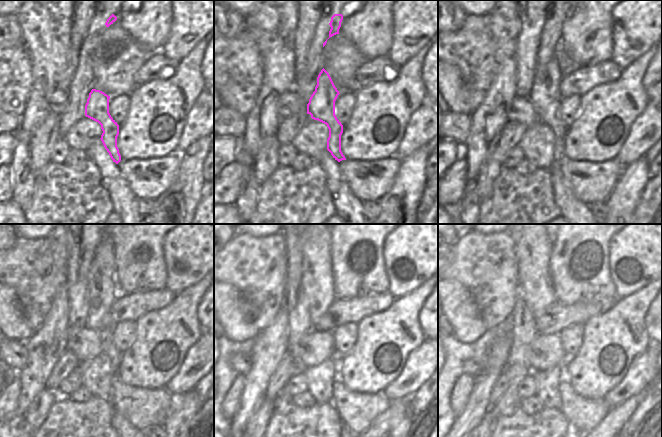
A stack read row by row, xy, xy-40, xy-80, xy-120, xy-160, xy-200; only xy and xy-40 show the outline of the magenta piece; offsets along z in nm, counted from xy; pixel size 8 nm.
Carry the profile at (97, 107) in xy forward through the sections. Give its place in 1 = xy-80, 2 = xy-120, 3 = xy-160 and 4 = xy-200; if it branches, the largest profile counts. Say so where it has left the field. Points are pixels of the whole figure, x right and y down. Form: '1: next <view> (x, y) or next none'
1: next xy-80 (545, 97)
2: next xy-120 (102, 291)
3: next xy-160 (311, 250)
4: next xy-200 (533, 247)

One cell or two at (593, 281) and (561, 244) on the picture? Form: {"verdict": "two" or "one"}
{"verdict": "one"}

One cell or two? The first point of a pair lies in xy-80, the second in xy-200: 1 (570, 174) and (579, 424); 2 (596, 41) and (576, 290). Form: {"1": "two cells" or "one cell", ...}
{"1": "one cell", "2": "one cell"}

